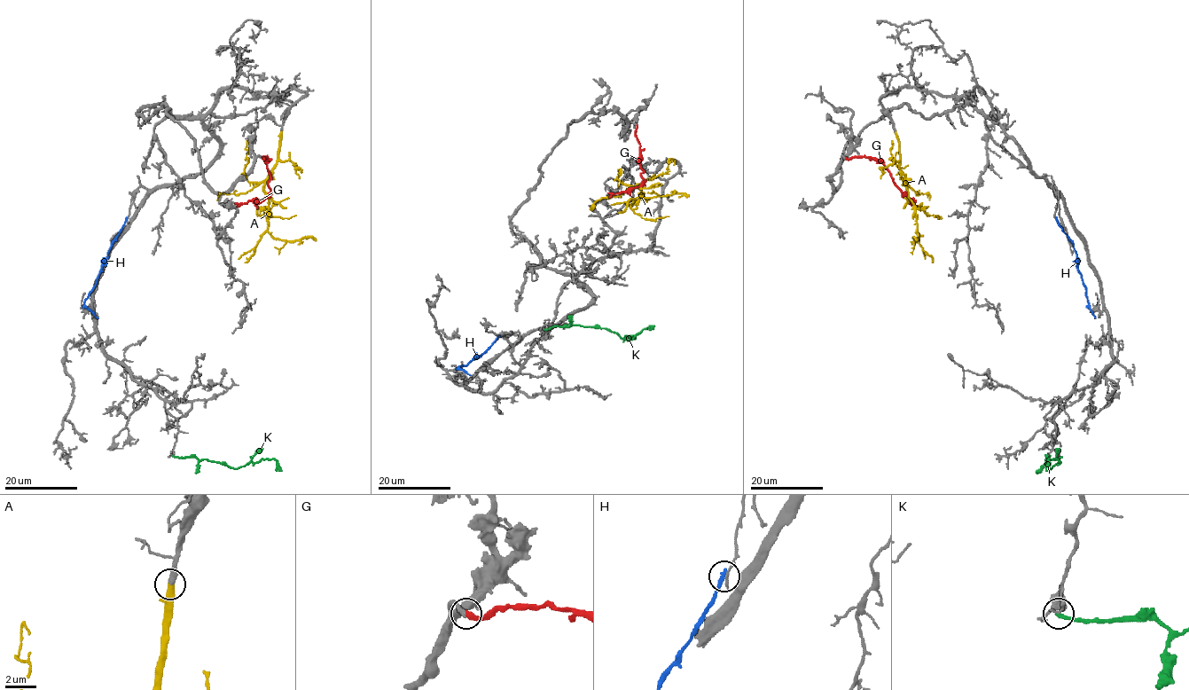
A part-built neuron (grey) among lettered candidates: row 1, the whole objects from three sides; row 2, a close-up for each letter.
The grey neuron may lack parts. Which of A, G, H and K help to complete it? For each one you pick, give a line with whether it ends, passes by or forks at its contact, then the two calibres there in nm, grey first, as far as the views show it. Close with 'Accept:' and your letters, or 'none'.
A: it ends there; 340 nm thick on the grey side, 360 nm on the other
G: it ends there; 280 nm thick on the grey side, 220 nm on the other
Accept: A, G

